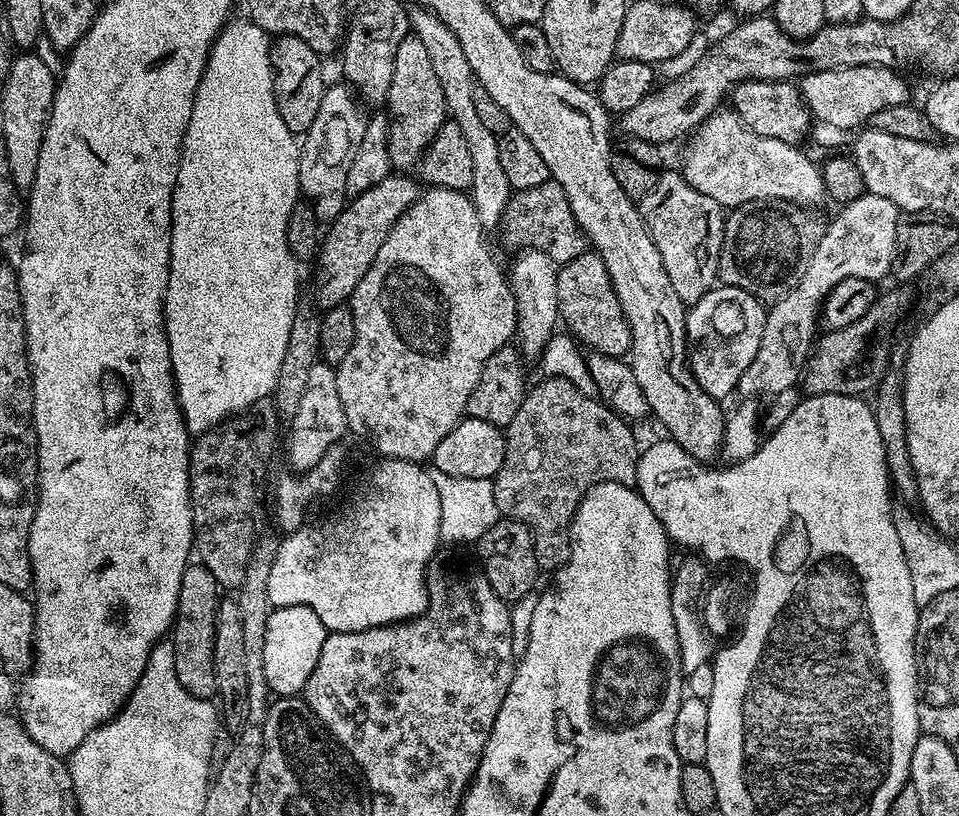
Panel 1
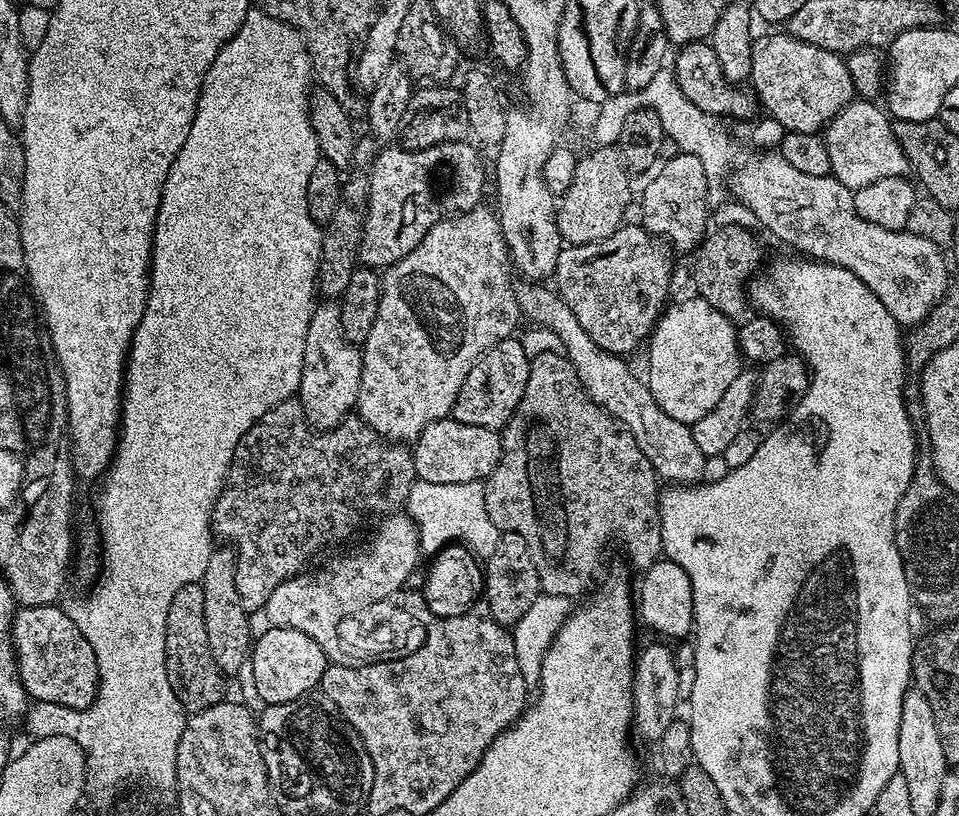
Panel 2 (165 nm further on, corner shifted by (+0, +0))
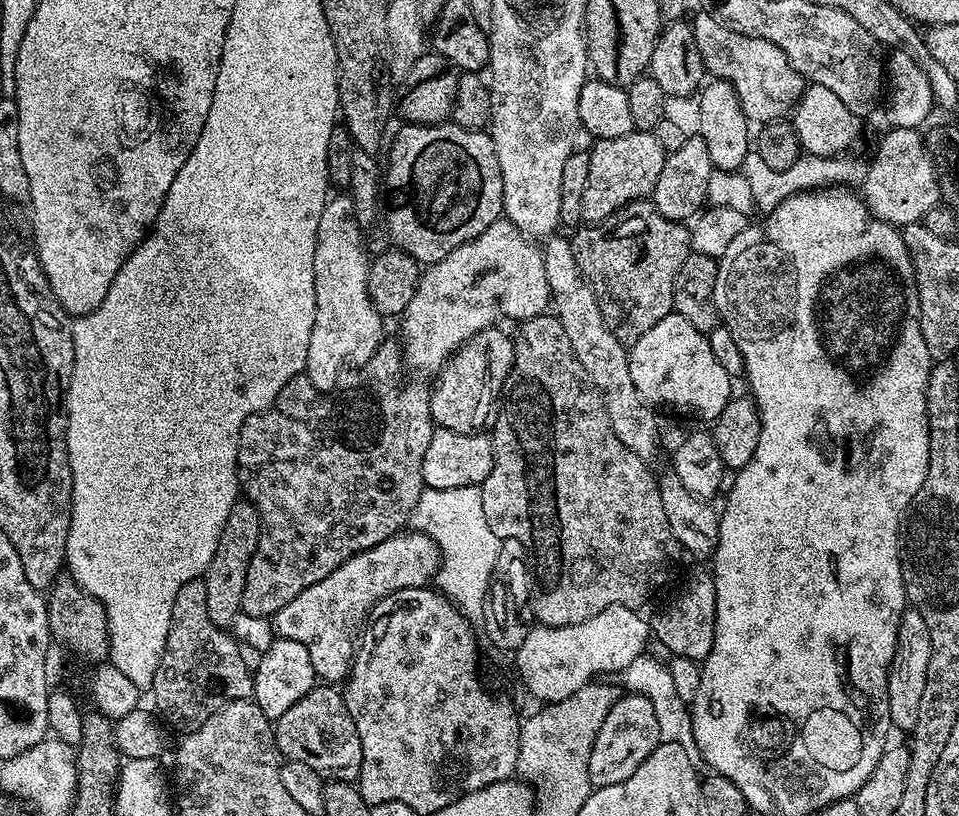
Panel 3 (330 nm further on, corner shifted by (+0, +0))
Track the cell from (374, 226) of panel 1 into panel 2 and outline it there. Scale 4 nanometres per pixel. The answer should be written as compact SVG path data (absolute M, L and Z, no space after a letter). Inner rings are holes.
M455 140L429 148L402 148L384 146L376 154L372 177L369 180L368 211L365 214L364 232L361 234L359 263L365 268L383 270L406 258L438 221L458 212L481 207L484 196L484 164L480 161L477 145Z

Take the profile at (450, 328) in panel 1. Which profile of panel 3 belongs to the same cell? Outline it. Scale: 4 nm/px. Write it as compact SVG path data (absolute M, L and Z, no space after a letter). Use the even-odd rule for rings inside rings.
M501 218L490 222L490 226L486 226L478 238L450 250L446 258L427 265L420 273L414 298L410 298L410 306L406 306L399 321L400 332L404 335L402 347L407 367L435 374L467 340L474 338L474 334L493 327L499 315L506 315L517 322L545 315L550 308L552 291L550 286L546 286L543 251L532 244L535 243L522 230L518 230L514 222Z

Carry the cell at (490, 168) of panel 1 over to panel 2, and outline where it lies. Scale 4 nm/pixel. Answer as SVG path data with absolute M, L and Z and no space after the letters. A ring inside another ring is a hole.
M532 282L516 284L516 297L521 317L525 321L533 320L530 321L533 325L547 328L558 336L563 355L567 356L569 362L574 366L586 394L594 403L607 410L632 435L634 442L638 442L638 450L642 450L642 454L646 454L646 458L650 458L650 466L654 466L656 475L661 481L671 482L676 486L687 486L702 481L703 464L706 458L702 454L702 450L698 450L698 442L694 442L691 427L672 418L666 414L665 410L662 410L662 407L655 401L654 394L651 393L647 383L641 377L639 380L632 373L631 366L627 364L629 361L625 357L615 356L613 352L607 352L597 346L594 338L590 338L590 334L586 334L586 330L582 330L578 318L574 318L574 314L570 310L570 306L566 306L566 302L561 300L551 287L548 287L549 289L540 287L544 286L537 286Z

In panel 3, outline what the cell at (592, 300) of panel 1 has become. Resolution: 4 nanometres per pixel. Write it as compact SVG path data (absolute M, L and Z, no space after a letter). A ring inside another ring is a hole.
M645 198L632 201L626 210L617 212L611 220L595 226L580 226L573 232L576 233L571 233L570 239L574 258L578 258L578 266L598 298L602 318L606 318L606 326L610 326L618 342L626 346L635 344L652 326L656 326L662 318L674 312L674 278L682 262L686 262L689 252L692 251L687 223L667 220L662 214L658 214L651 199Z

